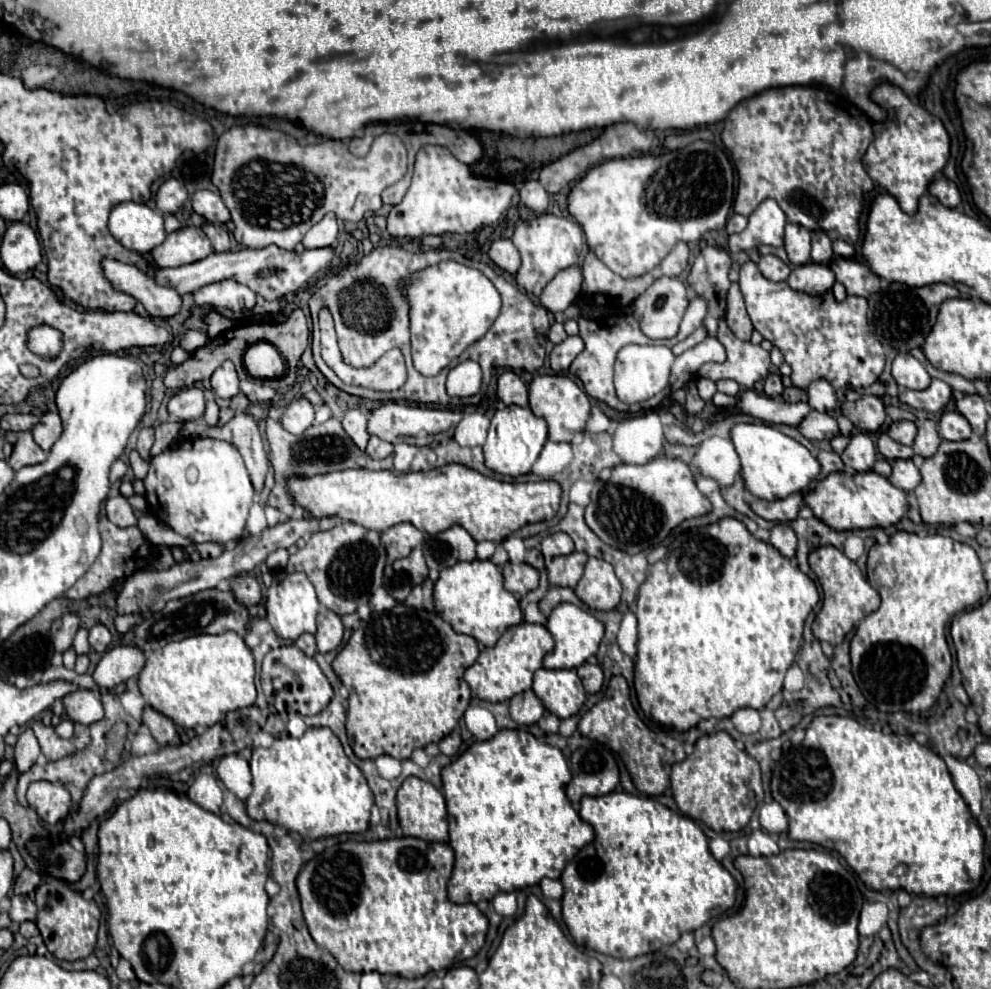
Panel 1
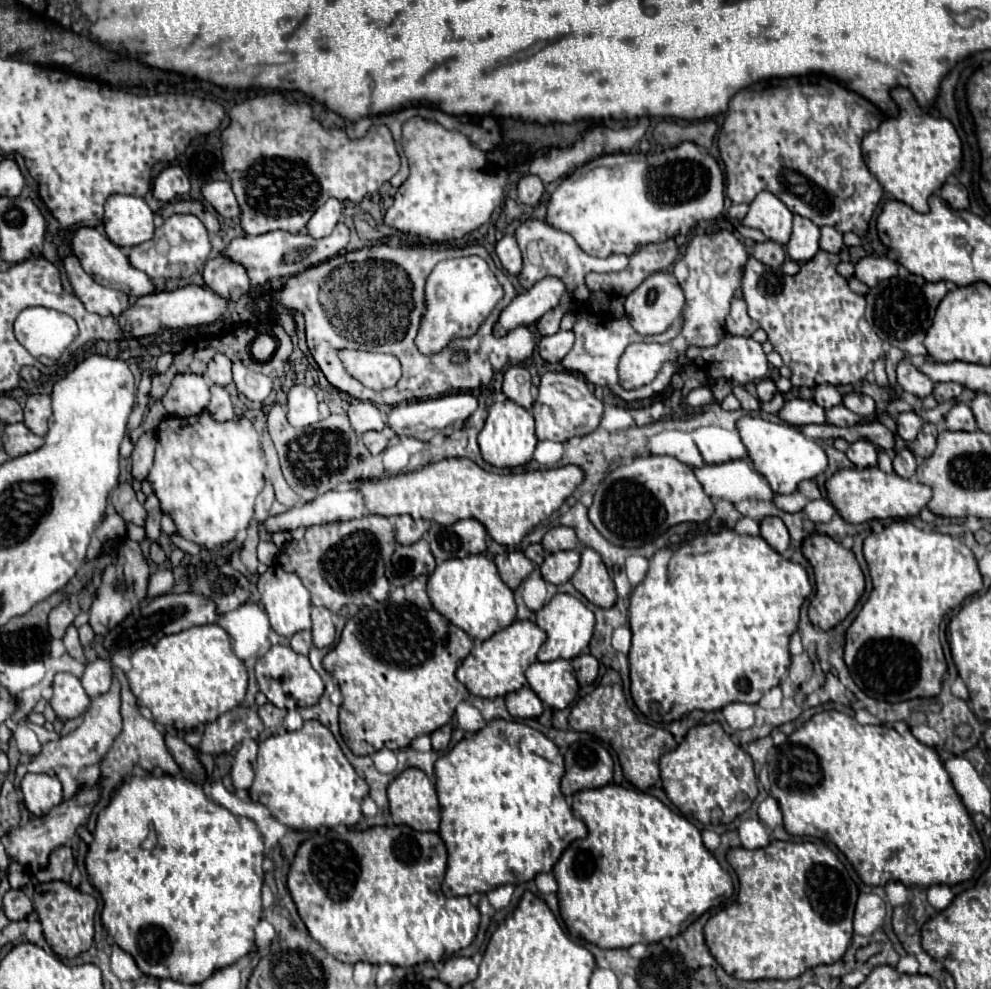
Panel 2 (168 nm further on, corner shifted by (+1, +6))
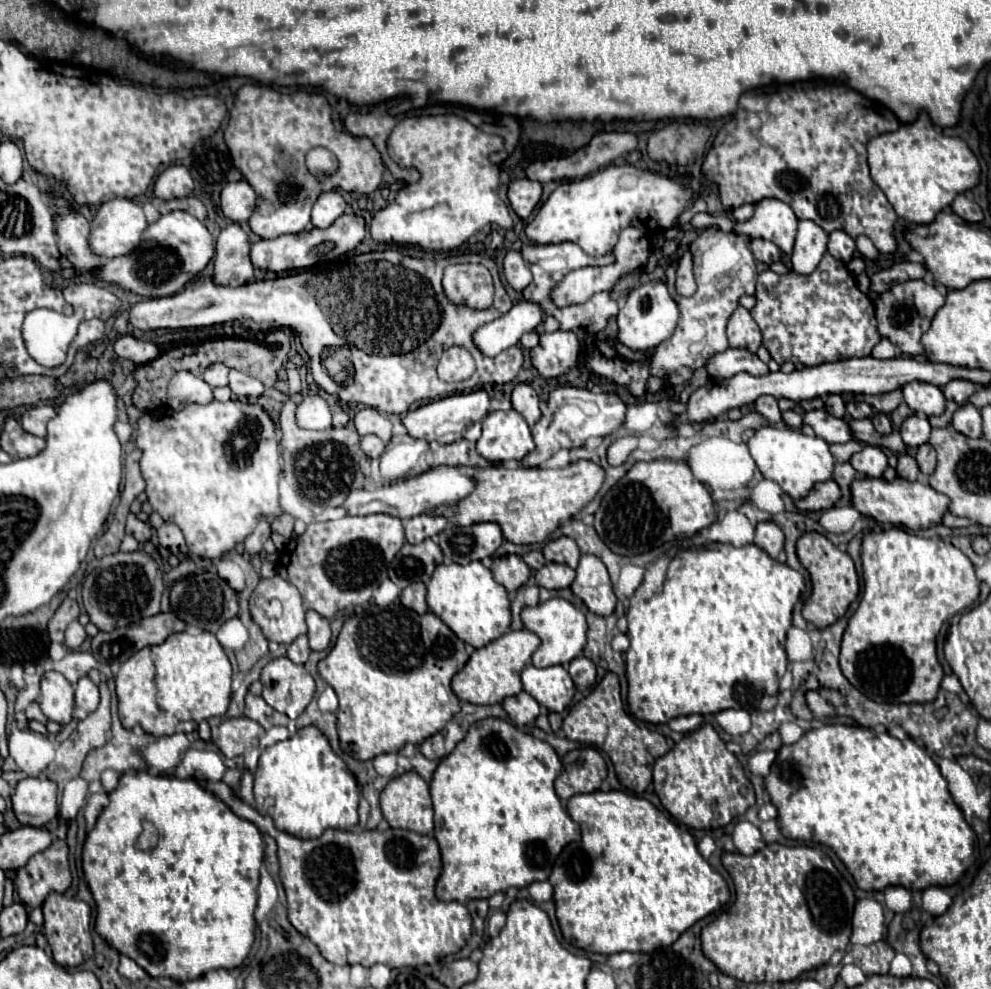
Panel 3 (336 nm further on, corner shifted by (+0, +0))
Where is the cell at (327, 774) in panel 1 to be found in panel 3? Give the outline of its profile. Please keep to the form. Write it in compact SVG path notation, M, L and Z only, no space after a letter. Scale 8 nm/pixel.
M313 725L299 729L293 737L267 747L255 771L255 809L271 815L275 827L299 839L315 839L325 829L353 829L359 823L357 807L361 789L341 757L331 749L327 737Z

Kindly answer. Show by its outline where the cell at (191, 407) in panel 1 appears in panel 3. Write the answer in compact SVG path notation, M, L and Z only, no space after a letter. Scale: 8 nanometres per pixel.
M179 371L169 383L169 395L167 405L171 409L185 409L191 403L207 405L213 401L213 389L193 373Z

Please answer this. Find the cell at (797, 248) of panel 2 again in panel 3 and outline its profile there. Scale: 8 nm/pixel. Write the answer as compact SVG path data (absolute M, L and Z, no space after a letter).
M799 221L799 231L795 237L795 247L791 255L795 273L807 275L819 265L827 249L827 237L829 235L813 221Z

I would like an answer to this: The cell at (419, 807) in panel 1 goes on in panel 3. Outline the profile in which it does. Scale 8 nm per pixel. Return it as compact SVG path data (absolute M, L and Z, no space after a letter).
M413 771L387 783L381 793L381 811L391 827L409 829L421 835L433 833L433 803L429 785Z

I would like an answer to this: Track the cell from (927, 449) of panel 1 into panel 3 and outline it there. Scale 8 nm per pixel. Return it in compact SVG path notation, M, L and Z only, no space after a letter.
M925 443L925 445L921 445L921 447L917 449L917 455L915 455L915 459L917 459L917 463L919 463L919 469L921 469L921 473L925 473L925 475L931 475L931 473L935 471L935 463L937 463L937 459L935 459L935 449L931 447L931 443Z

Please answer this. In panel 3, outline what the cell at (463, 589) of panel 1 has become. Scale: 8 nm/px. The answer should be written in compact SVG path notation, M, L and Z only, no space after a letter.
M471 561L469 565L439 565L427 585L427 605L461 641L475 649L489 645L493 639L507 633L511 625L511 603L507 591L493 579L491 569L481 561Z

